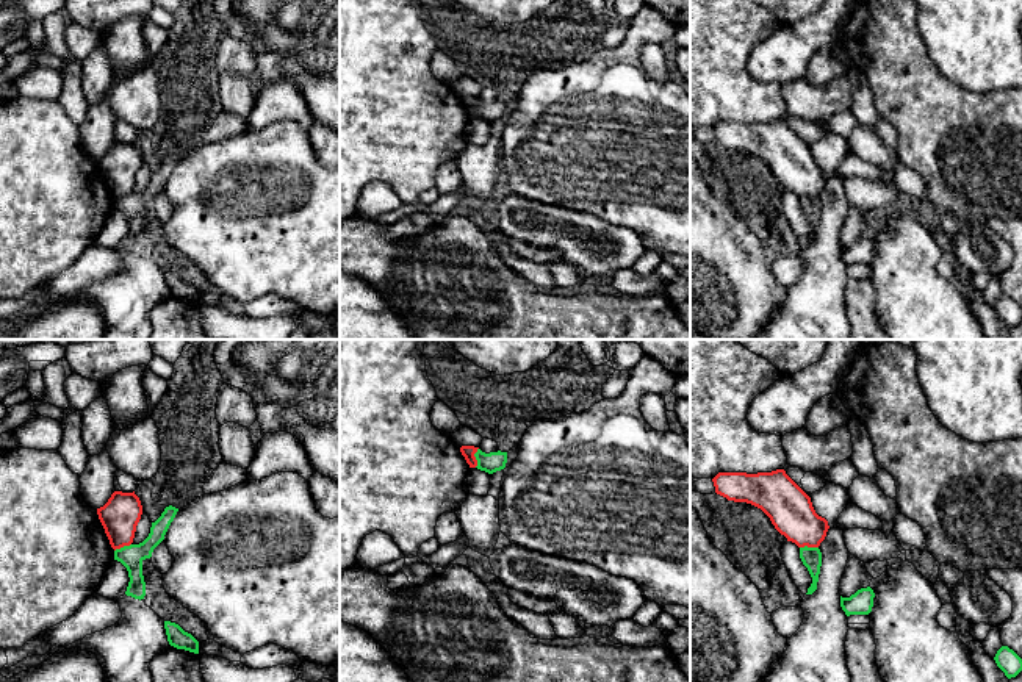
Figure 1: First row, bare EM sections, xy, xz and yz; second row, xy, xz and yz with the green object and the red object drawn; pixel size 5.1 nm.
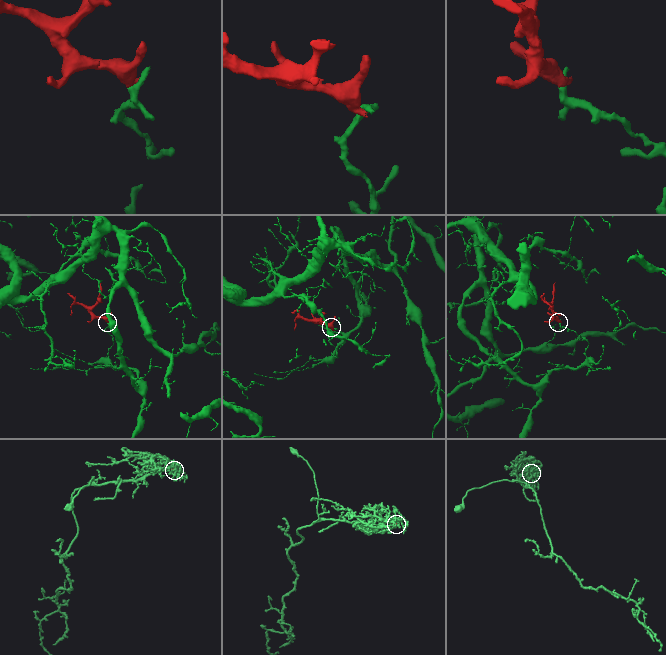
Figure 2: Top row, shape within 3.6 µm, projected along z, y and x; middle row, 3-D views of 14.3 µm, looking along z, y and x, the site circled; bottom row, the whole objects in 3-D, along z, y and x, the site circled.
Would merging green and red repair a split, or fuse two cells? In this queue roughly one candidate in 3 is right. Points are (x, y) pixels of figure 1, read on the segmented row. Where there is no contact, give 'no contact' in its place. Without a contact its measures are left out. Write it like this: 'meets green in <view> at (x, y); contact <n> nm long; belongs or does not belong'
meets green in xz at (476, 457); contact 110 nm long; does not belong

